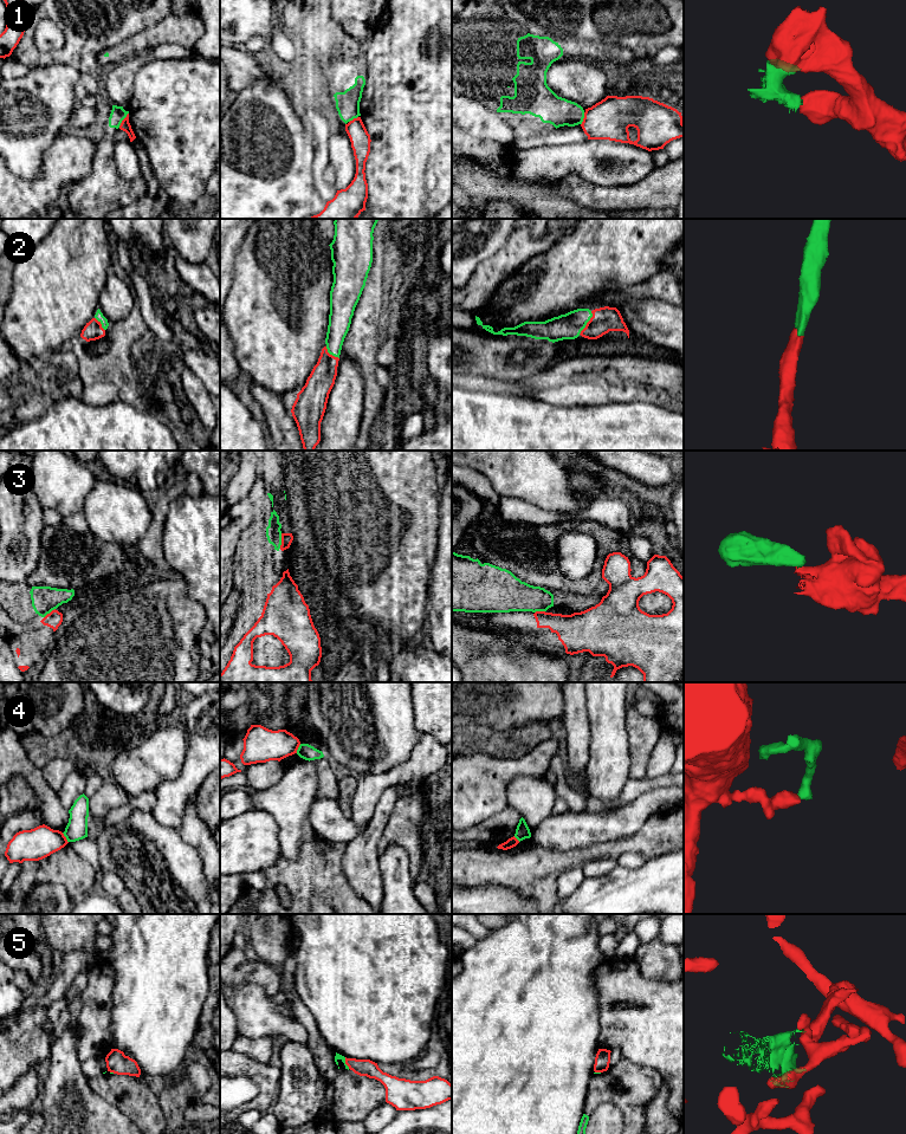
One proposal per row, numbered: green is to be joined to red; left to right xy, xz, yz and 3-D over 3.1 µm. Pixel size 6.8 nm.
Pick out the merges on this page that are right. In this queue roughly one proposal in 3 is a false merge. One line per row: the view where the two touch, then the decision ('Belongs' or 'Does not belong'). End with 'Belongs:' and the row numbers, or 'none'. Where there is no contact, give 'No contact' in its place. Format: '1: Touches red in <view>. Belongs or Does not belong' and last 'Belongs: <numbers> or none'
1: Touches red in xy. Does not belong
2: Touches red in yz. Belongs
3: Touches red in xz. Does not belong
4: Touches red in xy. Does not belong
5: Touches red in xz. Does not belong
Belongs: 2

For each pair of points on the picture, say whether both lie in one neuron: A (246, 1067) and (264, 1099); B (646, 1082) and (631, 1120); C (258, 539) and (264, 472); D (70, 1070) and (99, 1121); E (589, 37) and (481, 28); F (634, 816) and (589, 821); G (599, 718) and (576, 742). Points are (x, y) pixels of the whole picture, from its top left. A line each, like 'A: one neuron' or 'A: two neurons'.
A: one neuron
B: one neuron
C: two neurons
D: one neuron
E: two neurons
F: one neuron
G: two neurons

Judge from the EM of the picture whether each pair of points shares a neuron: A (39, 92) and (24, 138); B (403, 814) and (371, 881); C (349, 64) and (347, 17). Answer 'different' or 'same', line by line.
A: same
B: different
C: different

